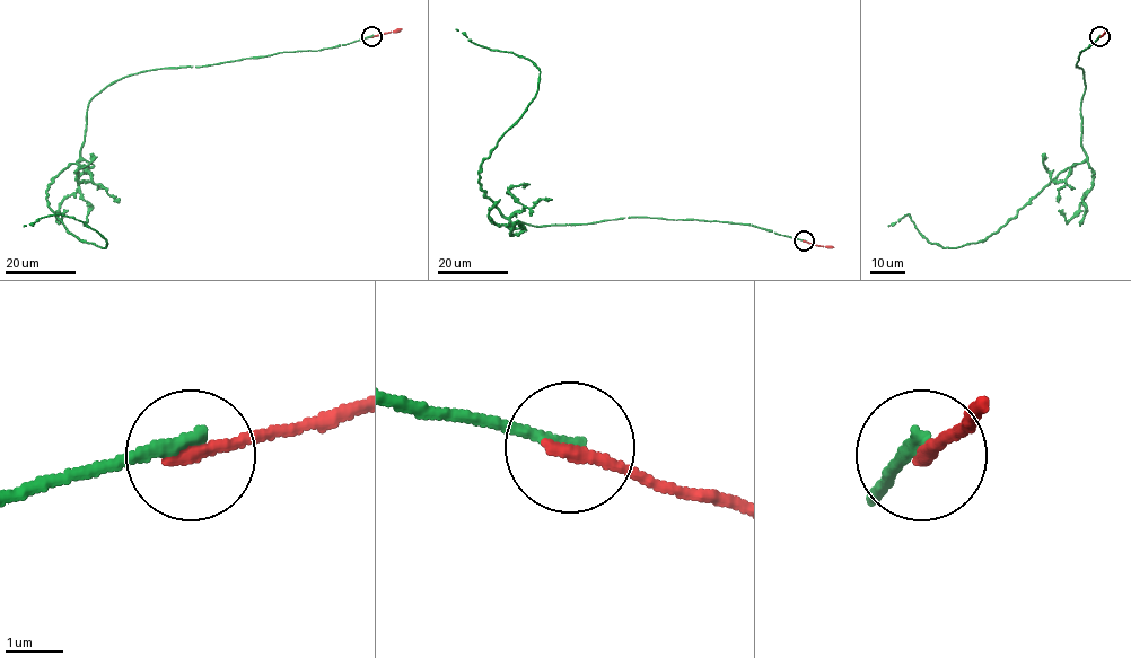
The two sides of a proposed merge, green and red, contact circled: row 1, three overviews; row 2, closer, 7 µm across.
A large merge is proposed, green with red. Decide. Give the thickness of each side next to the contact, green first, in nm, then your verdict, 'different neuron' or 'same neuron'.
240/240 nm | different neuron

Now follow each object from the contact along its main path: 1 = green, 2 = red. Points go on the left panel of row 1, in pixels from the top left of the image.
1: (371, 36), (106, 85), (89, 102), (80, 157), (46, 190), (64, 227), (106, 247), (58, 213), (23, 226)
2: (371, 37), (402, 29)

